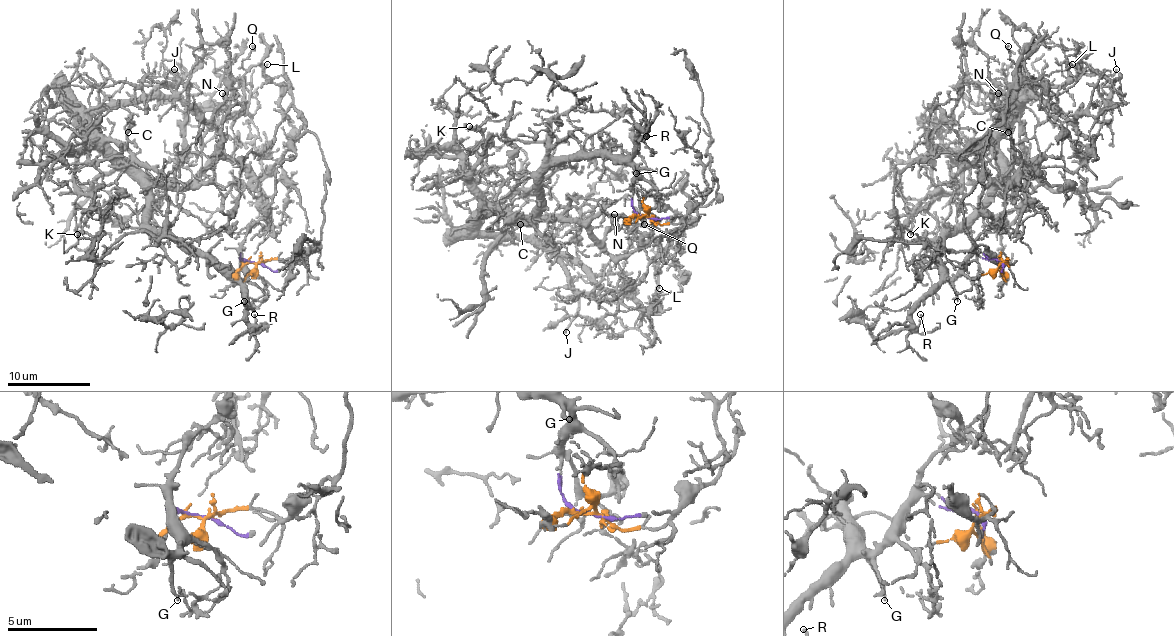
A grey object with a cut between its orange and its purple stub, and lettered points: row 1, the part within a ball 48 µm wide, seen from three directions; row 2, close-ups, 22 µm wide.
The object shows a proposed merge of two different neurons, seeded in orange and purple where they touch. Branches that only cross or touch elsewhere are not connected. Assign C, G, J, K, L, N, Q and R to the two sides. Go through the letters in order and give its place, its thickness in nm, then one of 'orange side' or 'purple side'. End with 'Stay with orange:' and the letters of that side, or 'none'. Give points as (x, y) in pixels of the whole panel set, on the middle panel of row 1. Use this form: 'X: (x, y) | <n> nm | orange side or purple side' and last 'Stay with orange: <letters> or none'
C: (520, 224) | 140 nm | purple side
G: (636, 173) | 160 nm | purple side
J: (566, 332) | 150 nm | purple side
K: (469, 126) | 200 nm | purple side
L: (659, 288) | 80 nm | orange side
N: (614, 214) | 120 nm | orange side
Q: (644, 224) | 130 nm | orange side
R: (646, 136) | 170 nm | purple side
Stay with orange: L, N, Q

